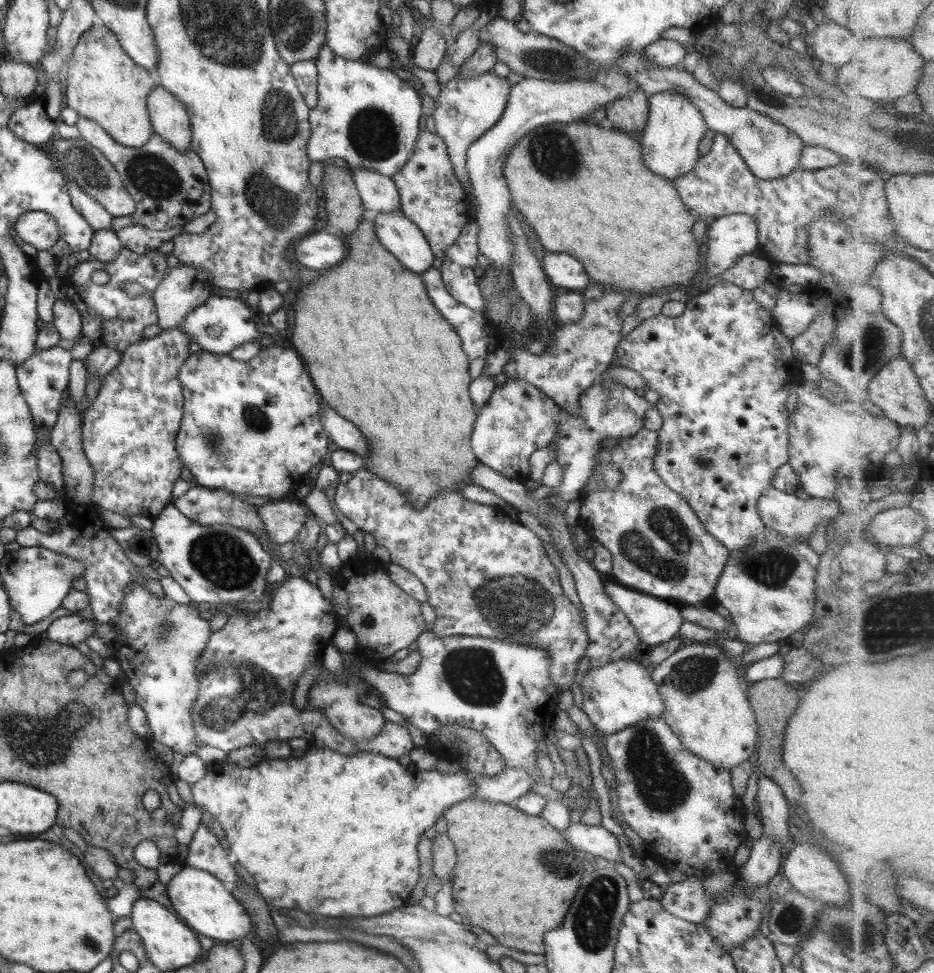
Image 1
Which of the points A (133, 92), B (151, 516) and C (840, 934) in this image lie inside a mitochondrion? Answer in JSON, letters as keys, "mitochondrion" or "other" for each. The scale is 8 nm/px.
{"A":"other","B":"other","C":"mitochondrion"}

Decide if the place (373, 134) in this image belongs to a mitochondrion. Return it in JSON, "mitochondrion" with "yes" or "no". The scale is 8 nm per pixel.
{"mitochondrion":"yes"}

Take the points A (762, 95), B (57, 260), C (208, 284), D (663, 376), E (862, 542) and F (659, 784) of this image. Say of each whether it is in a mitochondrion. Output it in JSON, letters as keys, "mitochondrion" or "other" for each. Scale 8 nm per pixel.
{"A":"mitochondrion","B":"other","C":"other","D":"other","E":"other","F":"mitochondrion"}

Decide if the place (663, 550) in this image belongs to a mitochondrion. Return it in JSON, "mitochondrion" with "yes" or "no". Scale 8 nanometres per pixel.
{"mitochondrion":"yes"}

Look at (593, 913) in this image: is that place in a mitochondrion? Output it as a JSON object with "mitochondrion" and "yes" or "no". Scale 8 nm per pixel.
{"mitochondrion":"yes"}

